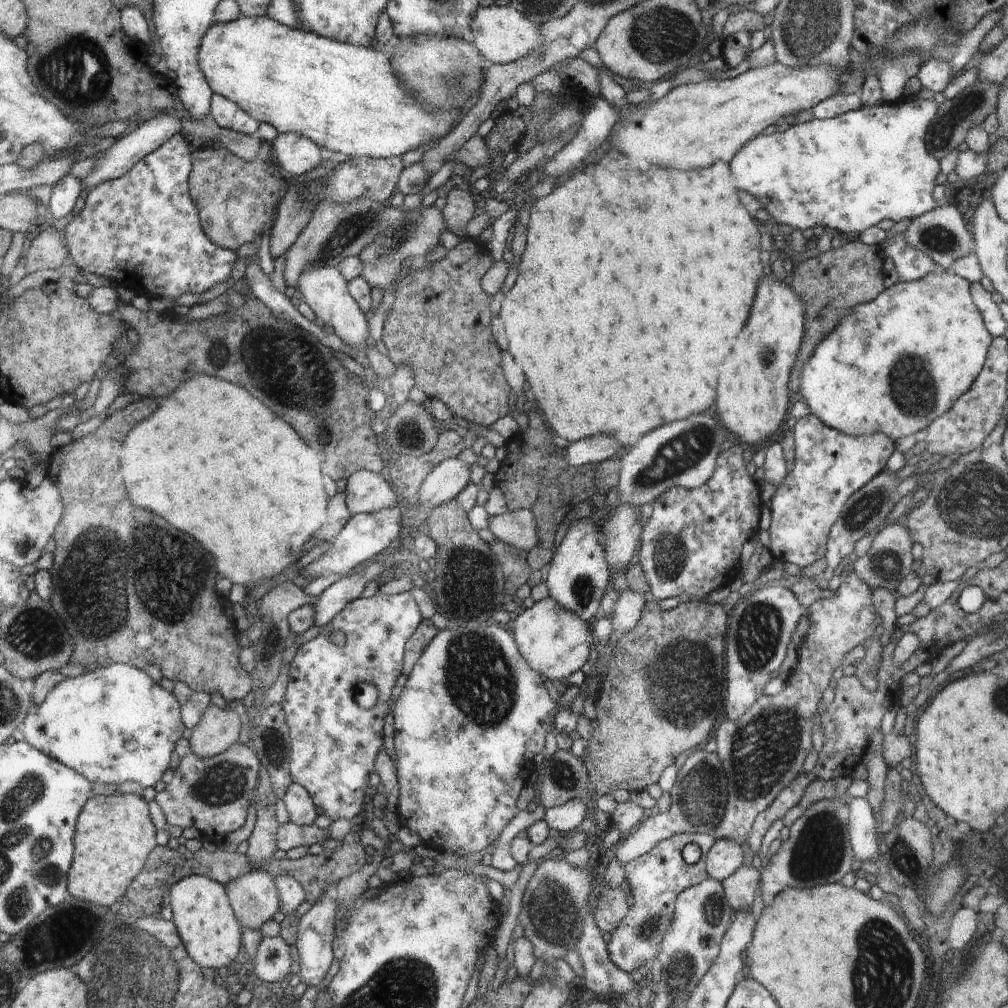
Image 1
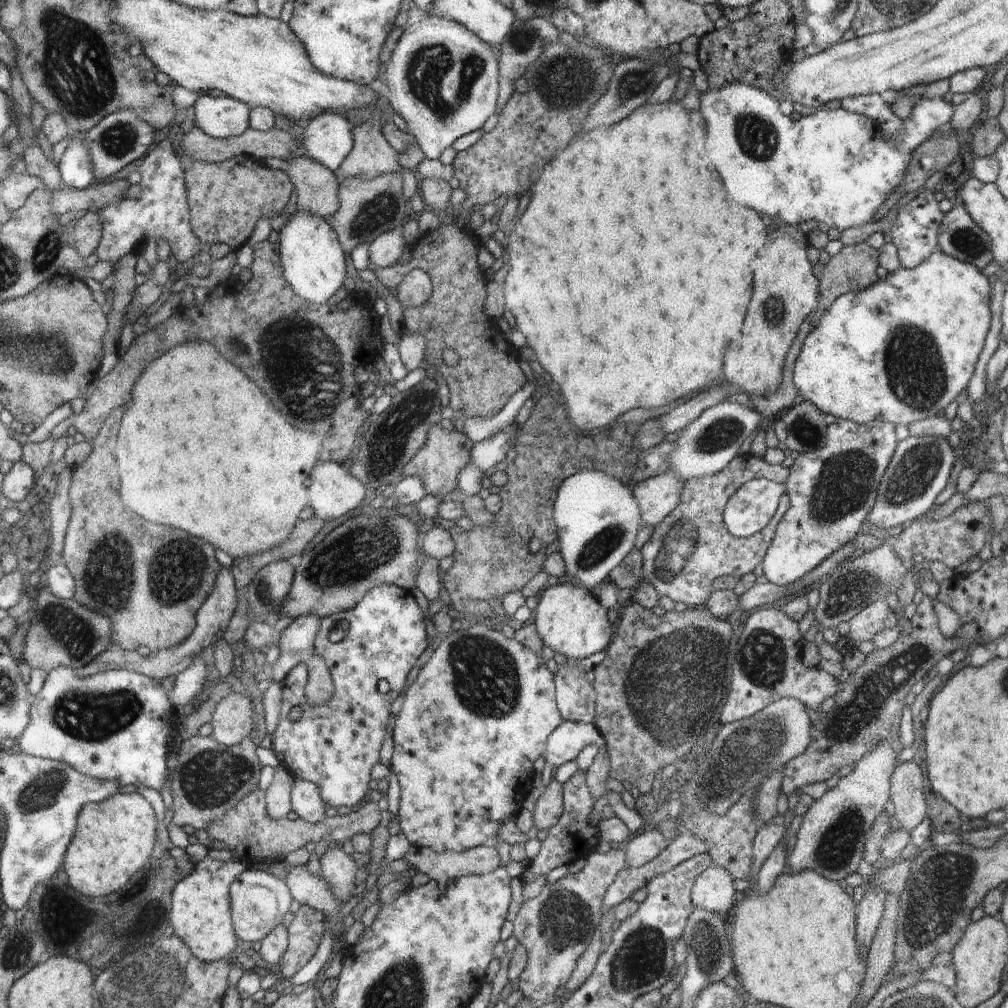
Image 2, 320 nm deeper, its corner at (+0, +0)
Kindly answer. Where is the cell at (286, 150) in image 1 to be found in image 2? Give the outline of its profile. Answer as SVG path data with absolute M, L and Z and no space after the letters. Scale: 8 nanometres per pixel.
M324 112L304 125L304 154L329 168L341 182L346 176L339 174L344 158L353 150L352 126L347 117Z

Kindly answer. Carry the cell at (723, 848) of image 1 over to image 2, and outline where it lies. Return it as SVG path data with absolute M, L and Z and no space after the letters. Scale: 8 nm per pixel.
M714 865L707 868L695 880L691 900L694 909L728 915L734 909L738 896L734 888L734 880L726 870Z

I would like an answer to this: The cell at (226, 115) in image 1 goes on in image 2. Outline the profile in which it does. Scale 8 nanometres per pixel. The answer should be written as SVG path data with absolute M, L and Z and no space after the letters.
M218 93L201 94L194 105L196 127L215 139L229 139L248 128L248 107Z

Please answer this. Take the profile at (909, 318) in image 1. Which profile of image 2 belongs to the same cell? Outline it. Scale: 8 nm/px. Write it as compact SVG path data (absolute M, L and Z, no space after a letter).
M938 250L930 253L926 260L923 260L914 268L907 269L901 266L897 271L888 273L884 280L879 279L878 282L868 288L840 295L822 315L819 320L820 324L815 329L812 329L812 332L805 338L800 354L796 359L793 381L799 392L799 398L812 402L829 420L846 419L858 424L869 423L878 418L878 414L882 414L882 416L888 418L886 421L891 422L894 426L899 423L909 426L910 423L920 418L943 413L950 402L959 398L959 394L966 389L972 374L974 374L974 366L976 366L978 356L982 352L984 340L990 328L991 314L989 304L991 289L987 276L973 264L958 260L955 256Z

